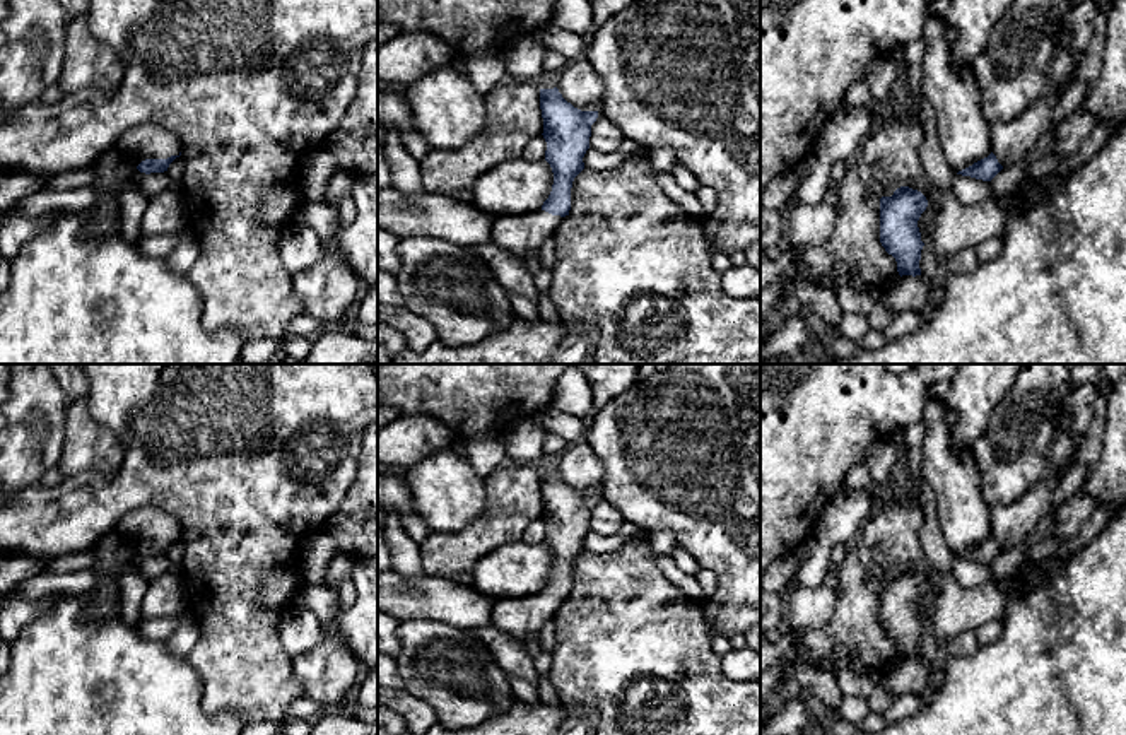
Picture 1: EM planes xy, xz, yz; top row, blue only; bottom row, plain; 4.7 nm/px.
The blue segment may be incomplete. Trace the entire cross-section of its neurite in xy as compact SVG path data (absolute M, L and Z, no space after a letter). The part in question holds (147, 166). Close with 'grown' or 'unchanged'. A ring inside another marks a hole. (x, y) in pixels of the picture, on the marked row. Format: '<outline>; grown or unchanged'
M138 123L125 130L114 145L140 173L164 173L179 157L181 145L176 135L161 125Z; grown

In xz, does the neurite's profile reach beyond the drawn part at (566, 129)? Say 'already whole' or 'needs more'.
needs more

